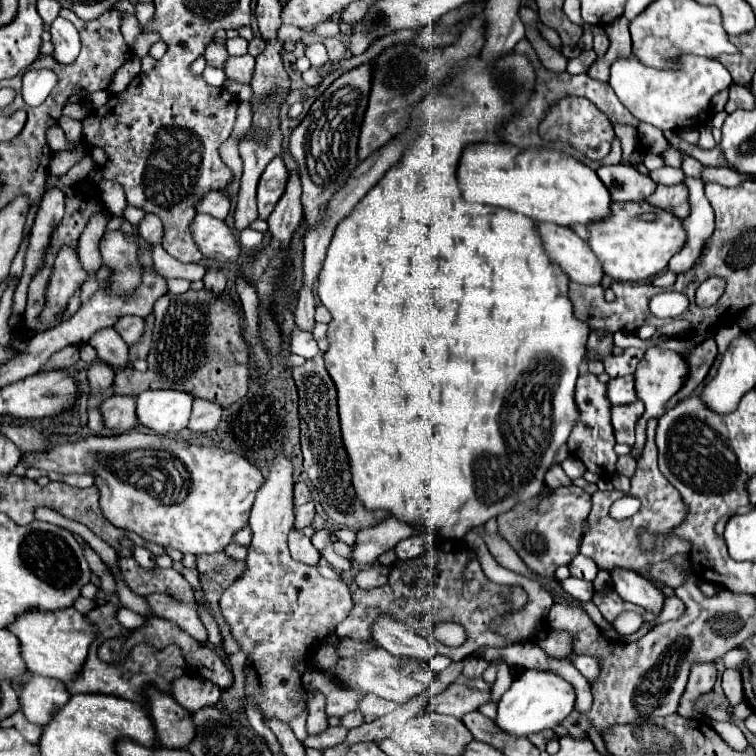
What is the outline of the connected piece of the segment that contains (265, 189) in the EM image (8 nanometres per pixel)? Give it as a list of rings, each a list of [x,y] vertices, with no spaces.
[[[275,156],[257,186],[257,204],[259,204],[259,218],[267,220],[269,214],[273,212],[277,200],[281,198],[281,194],[285,192],[285,184],[287,184],[287,168],[281,160],[281,156]]]

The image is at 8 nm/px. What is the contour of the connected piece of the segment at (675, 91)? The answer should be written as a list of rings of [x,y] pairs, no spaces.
[[[635,56],[617,58],[609,70],[609,86],[615,90],[621,104],[641,122],[653,124],[659,130],[691,128],[707,120],[711,98],[729,88],[733,82],[731,74],[717,60],[703,56],[681,56],[679,70],[657,70],[647,68]]]

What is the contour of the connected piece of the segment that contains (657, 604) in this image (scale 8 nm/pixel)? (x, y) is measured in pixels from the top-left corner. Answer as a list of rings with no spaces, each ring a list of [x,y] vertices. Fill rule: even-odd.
[[[613,568],[609,570],[611,582],[615,592],[637,606],[643,606],[649,612],[659,612],[663,608],[663,592],[659,592],[647,578],[643,578],[637,572],[631,572],[627,568]]]

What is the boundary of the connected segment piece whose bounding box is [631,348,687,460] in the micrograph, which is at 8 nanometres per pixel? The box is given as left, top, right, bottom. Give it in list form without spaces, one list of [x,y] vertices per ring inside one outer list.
[[[649,348],[643,356],[643,360],[637,364],[635,370],[635,392],[637,398],[645,404],[645,414],[641,416],[635,427],[635,443],[632,446],[632,456],[638,460],[646,441],[646,425],[649,418],[659,418],[665,414],[667,400],[683,386],[687,378],[687,360],[673,350],[661,350],[661,348]]]

